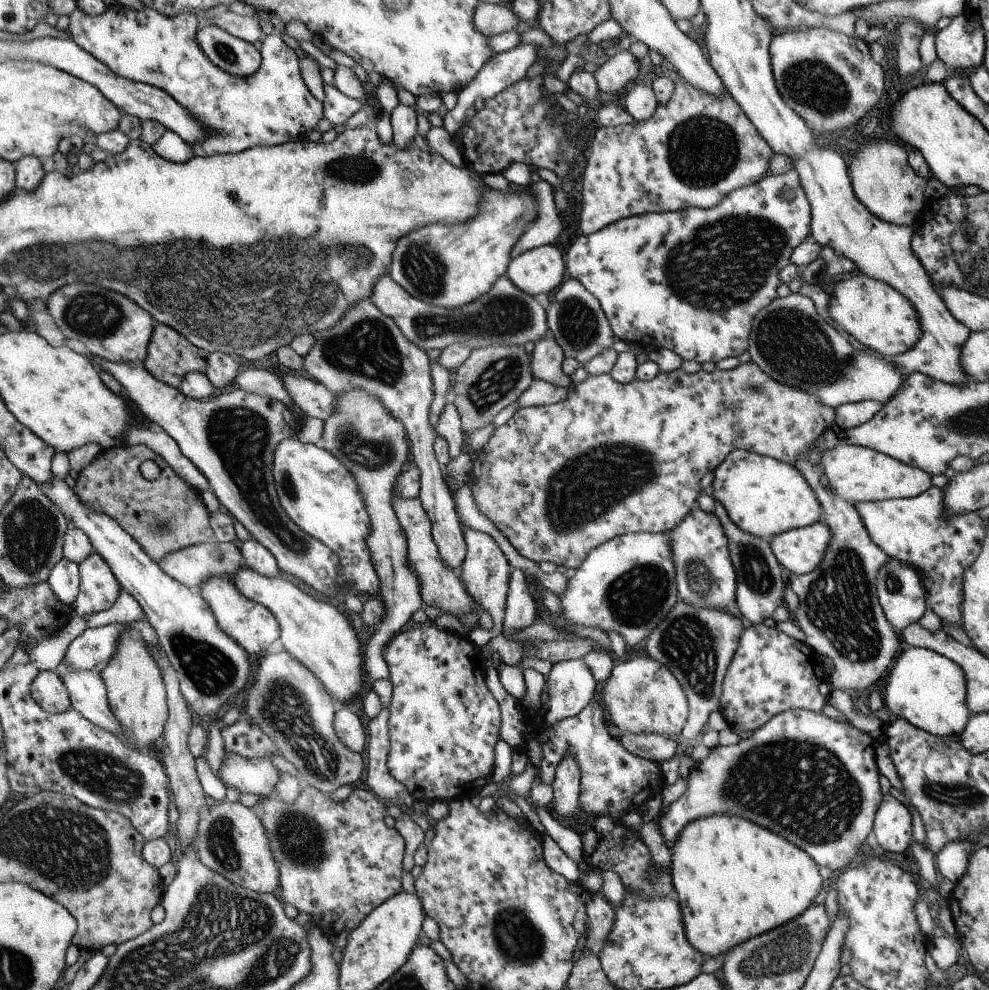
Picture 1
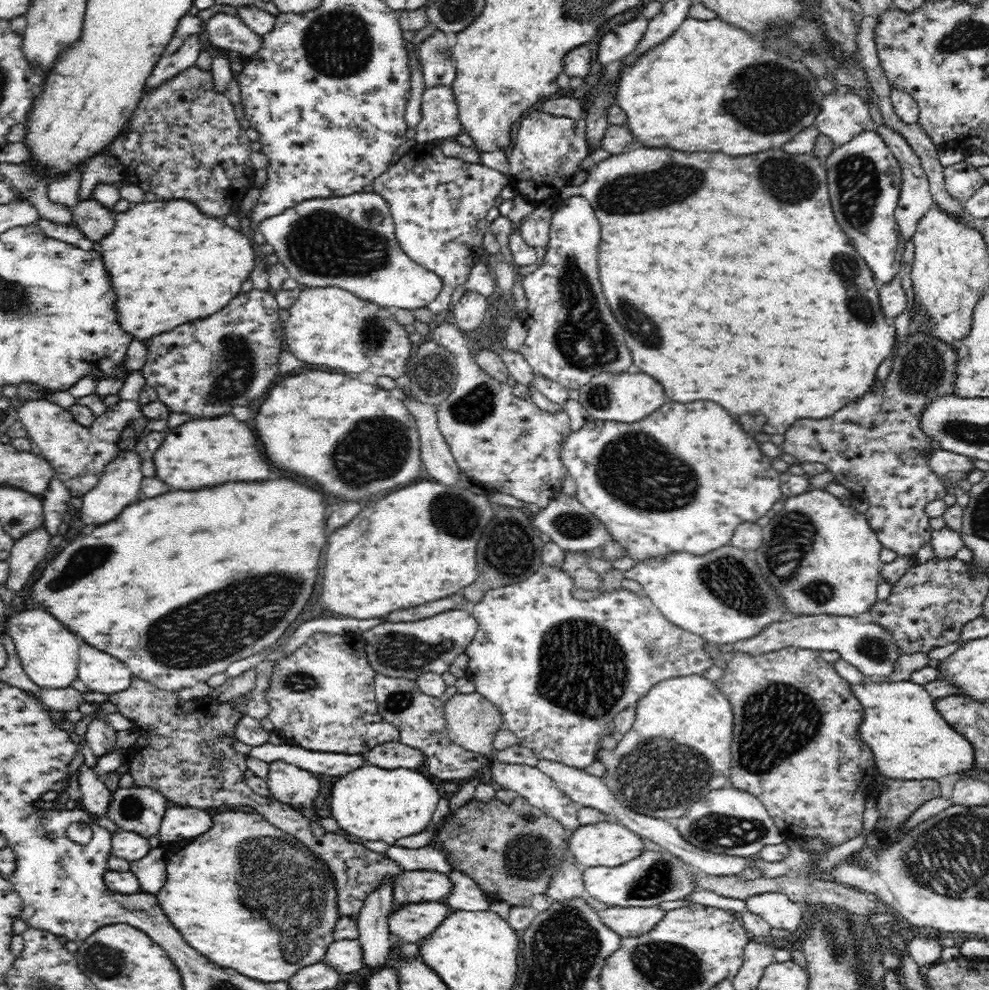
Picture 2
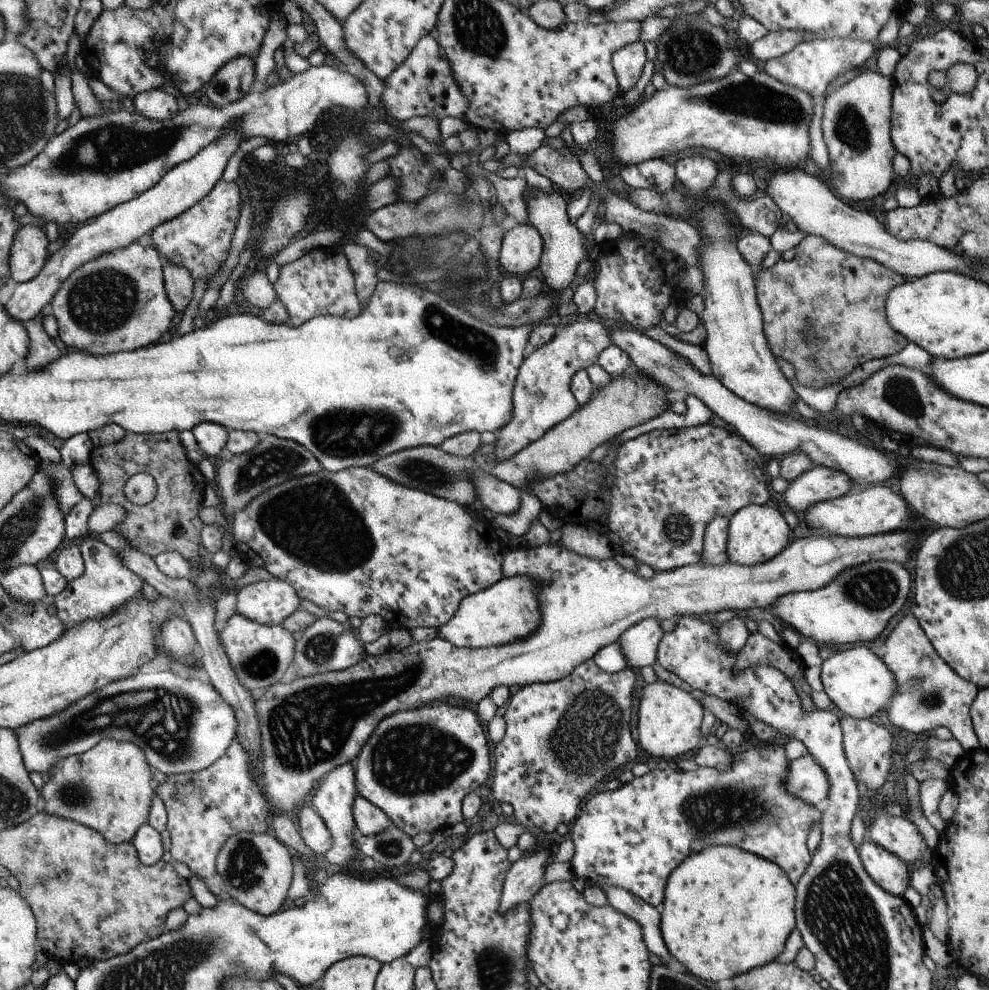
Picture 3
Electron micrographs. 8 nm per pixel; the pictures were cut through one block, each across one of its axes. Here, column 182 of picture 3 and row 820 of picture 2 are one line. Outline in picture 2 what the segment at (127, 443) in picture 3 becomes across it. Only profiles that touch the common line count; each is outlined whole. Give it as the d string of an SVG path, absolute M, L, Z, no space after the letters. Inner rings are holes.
M518 795L510 804L504 804L498 799L484 802L474 798L466 802L462 808L456 810L456 814L450 813L445 825L440 830L436 830L436 836L428 845L446 849L452 869L474 879L491 902L500 900L510 906L527 907L531 906L532 897L547 891L556 870L564 862L568 860L576 862L573 854L569 852L568 840L569 832L558 819L550 817Z

